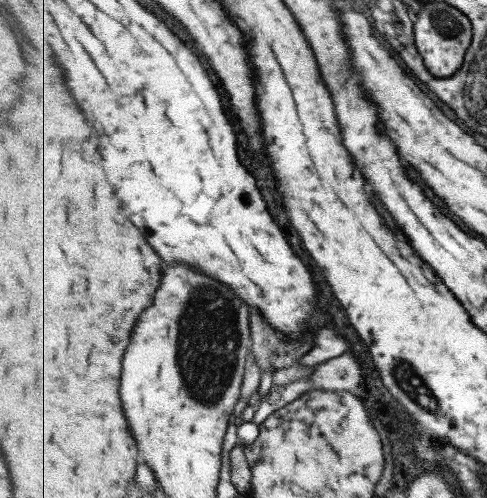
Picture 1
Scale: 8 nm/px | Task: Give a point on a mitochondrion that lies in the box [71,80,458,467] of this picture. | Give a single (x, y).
(208, 338)

